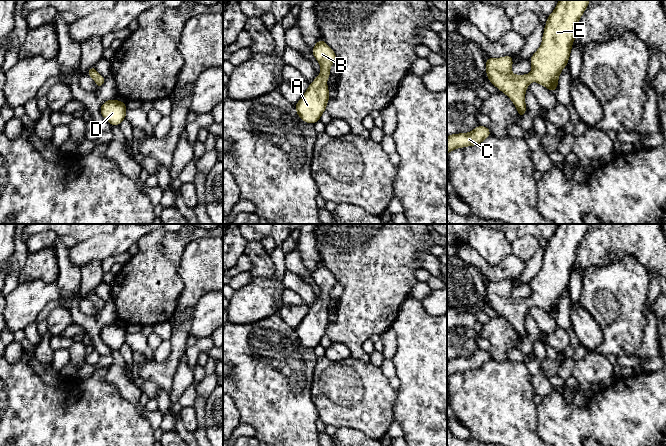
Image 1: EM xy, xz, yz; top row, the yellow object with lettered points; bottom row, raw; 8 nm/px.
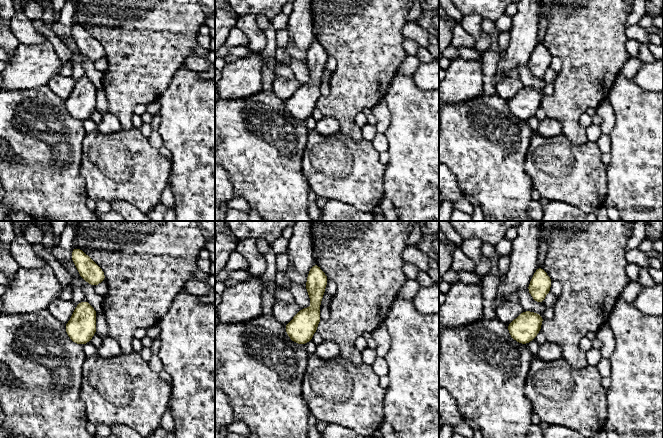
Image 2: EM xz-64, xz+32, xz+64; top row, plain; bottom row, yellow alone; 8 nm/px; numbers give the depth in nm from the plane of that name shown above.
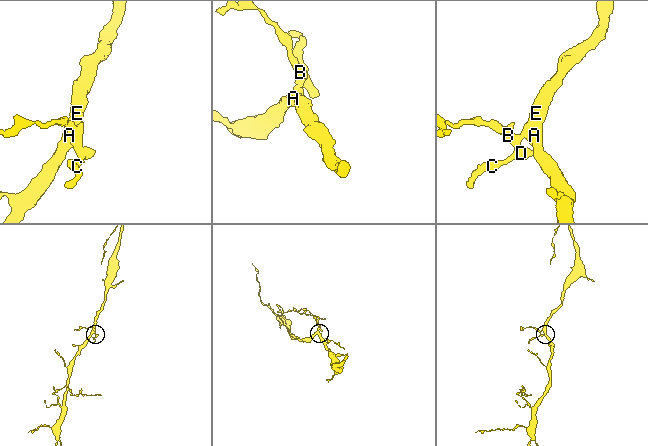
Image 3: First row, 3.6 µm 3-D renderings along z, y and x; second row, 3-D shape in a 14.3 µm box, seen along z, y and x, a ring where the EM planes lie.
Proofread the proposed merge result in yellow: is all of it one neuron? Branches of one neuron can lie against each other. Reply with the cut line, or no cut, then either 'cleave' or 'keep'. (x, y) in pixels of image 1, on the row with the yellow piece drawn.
no cut | keep

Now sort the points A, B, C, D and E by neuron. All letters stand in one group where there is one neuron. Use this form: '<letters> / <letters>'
A B C D E

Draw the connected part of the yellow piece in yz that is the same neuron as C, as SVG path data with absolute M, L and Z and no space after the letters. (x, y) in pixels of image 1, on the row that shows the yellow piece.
M477 126L470 133L459 133L447 136L447 155L456 148L474 146L482 143L491 135L488 127Z

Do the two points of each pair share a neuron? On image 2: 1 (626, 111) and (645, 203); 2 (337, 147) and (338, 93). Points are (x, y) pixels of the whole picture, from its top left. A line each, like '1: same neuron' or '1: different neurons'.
1: same neuron
2: different neurons

